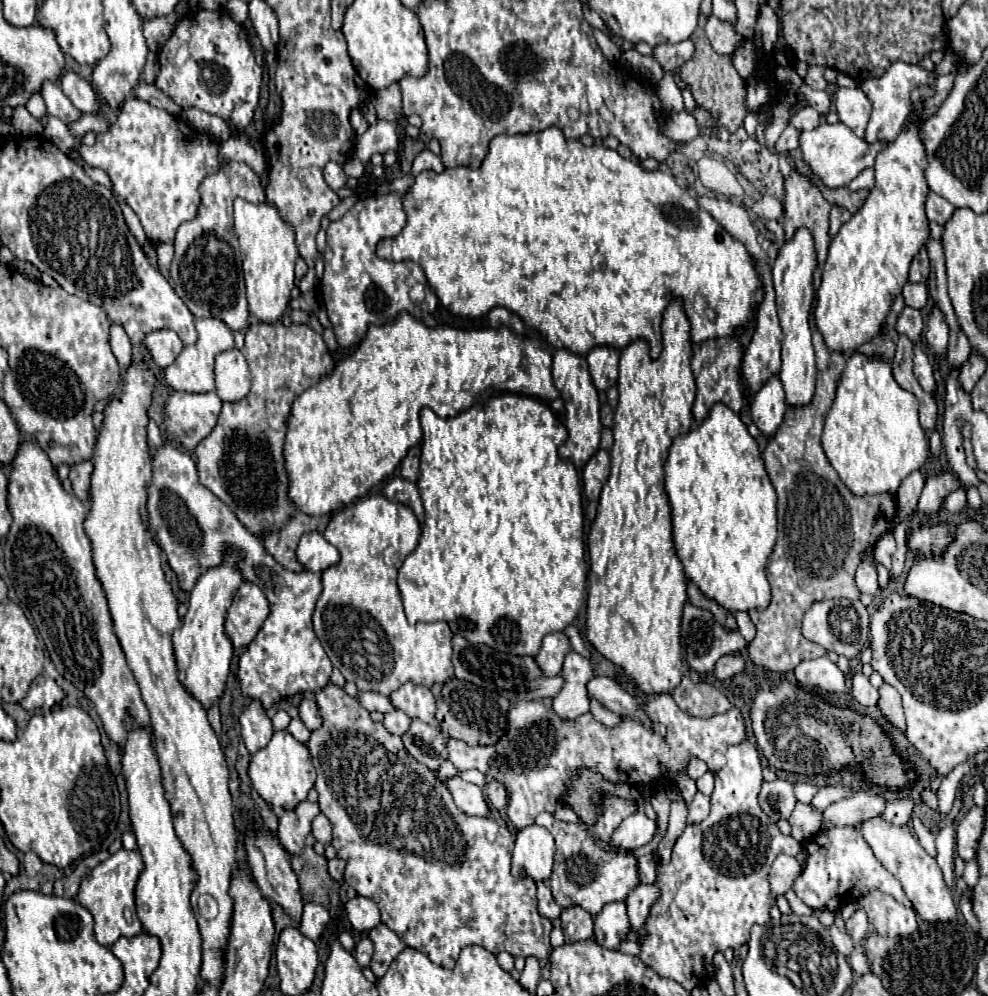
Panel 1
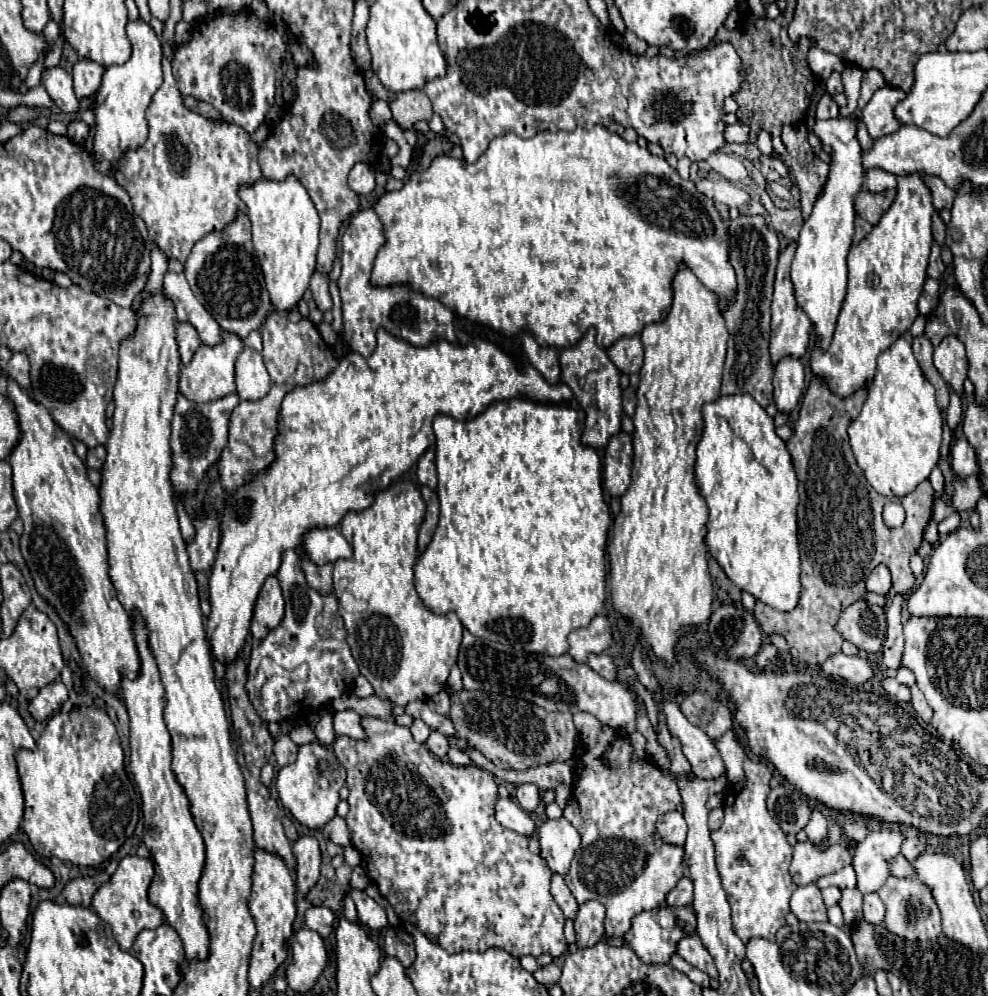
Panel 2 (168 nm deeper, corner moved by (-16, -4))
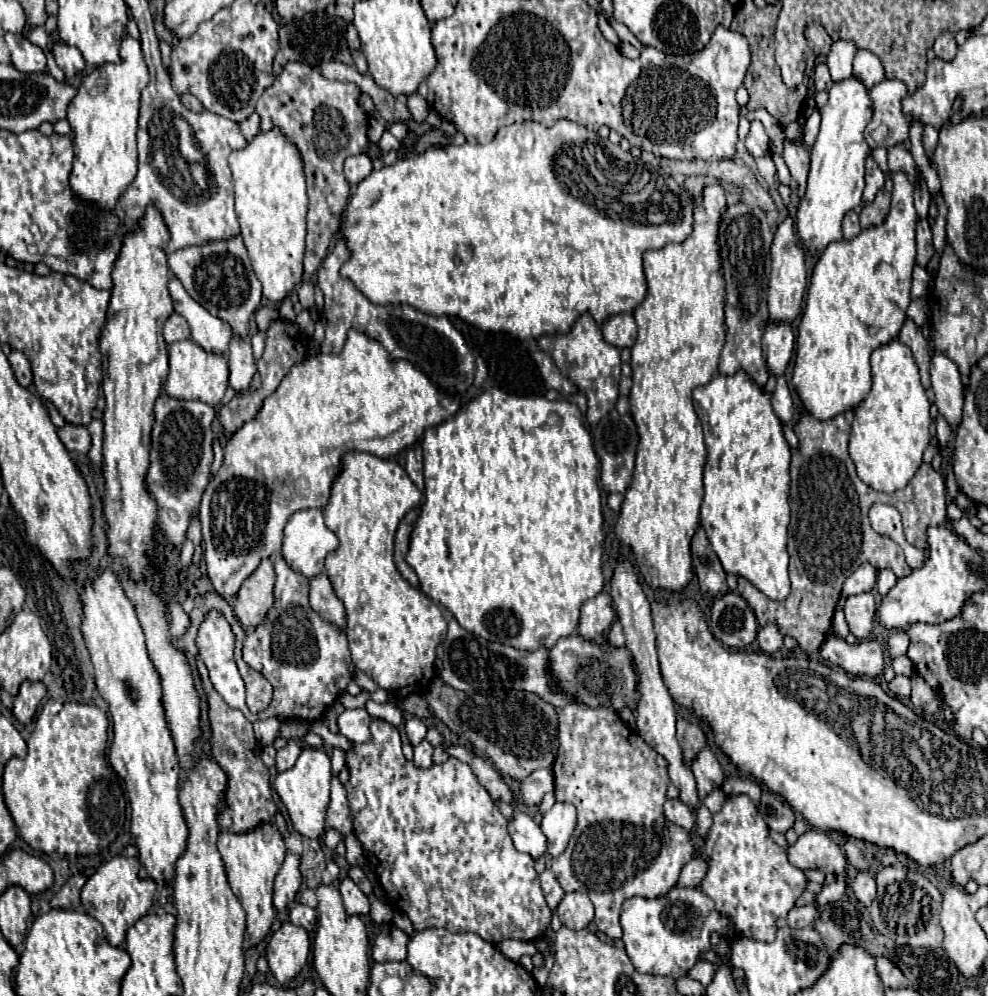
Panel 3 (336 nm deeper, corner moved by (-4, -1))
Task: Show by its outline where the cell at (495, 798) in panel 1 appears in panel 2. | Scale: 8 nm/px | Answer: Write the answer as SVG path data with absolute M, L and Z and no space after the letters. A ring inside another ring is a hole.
M526 783L526 785L518 785L516 787L516 799L520 803L520 807L528 813L532 813L538 803L540 803L540 793L538 793L538 787L532 785L532 783Z

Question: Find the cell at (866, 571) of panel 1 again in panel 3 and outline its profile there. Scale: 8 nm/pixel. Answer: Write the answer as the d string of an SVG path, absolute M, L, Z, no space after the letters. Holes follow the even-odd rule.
M864 562L860 564L844 582L842 586L842 594L844 596L852 596L852 594L862 594L862 592L870 592L876 584L876 570Z

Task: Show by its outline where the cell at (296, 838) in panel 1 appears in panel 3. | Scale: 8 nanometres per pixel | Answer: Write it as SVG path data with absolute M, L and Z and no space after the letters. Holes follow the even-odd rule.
M286 854L286 860L276 876L274 882L274 908L276 912L288 908L288 902L292 902L296 898L296 892L302 884L302 876L300 876L300 856L294 854Z

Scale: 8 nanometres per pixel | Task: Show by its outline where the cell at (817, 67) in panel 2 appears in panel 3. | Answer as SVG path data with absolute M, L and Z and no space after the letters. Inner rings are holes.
M836 40L832 44L832 50L828 54L828 68L836 82L852 76L852 60L854 60L856 52L858 52L858 46L854 42Z

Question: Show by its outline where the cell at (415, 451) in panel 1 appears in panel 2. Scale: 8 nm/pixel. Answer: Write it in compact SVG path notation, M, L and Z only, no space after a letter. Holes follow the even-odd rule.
M428 449L420 459L418 459L418 481L422 485L428 485L430 489L436 489L436 463L434 463L434 449Z

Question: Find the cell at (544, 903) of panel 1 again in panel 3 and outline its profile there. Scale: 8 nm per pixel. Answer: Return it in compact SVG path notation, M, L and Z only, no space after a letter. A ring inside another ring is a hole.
M548 868L540 874L540 884L542 884L542 892L544 892L544 898L546 898L548 906L554 910L560 904L560 900L564 898L564 890L560 888L556 876Z

